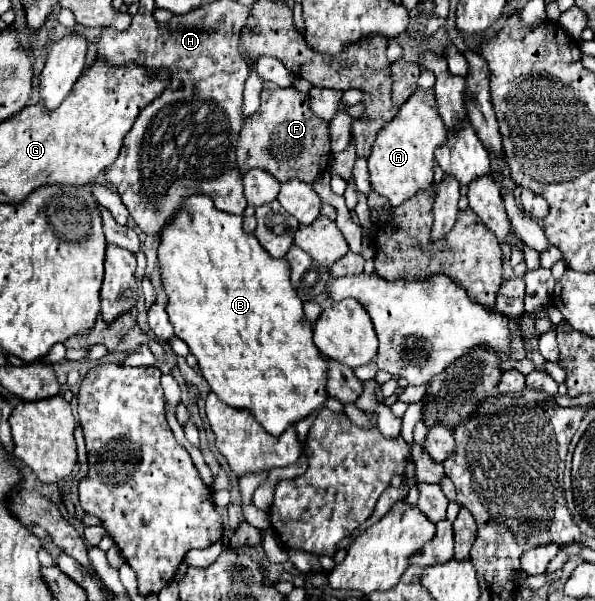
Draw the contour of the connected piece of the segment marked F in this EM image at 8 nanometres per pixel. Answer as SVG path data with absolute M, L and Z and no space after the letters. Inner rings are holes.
M271 81L263 83L261 107L257 113L243 121L243 129L237 143L237 167L241 173L249 169L265 169L279 183L289 179L301 179L313 183L329 165L331 157L331 135L329 121L313 115L309 95L295 87L277 87Z

